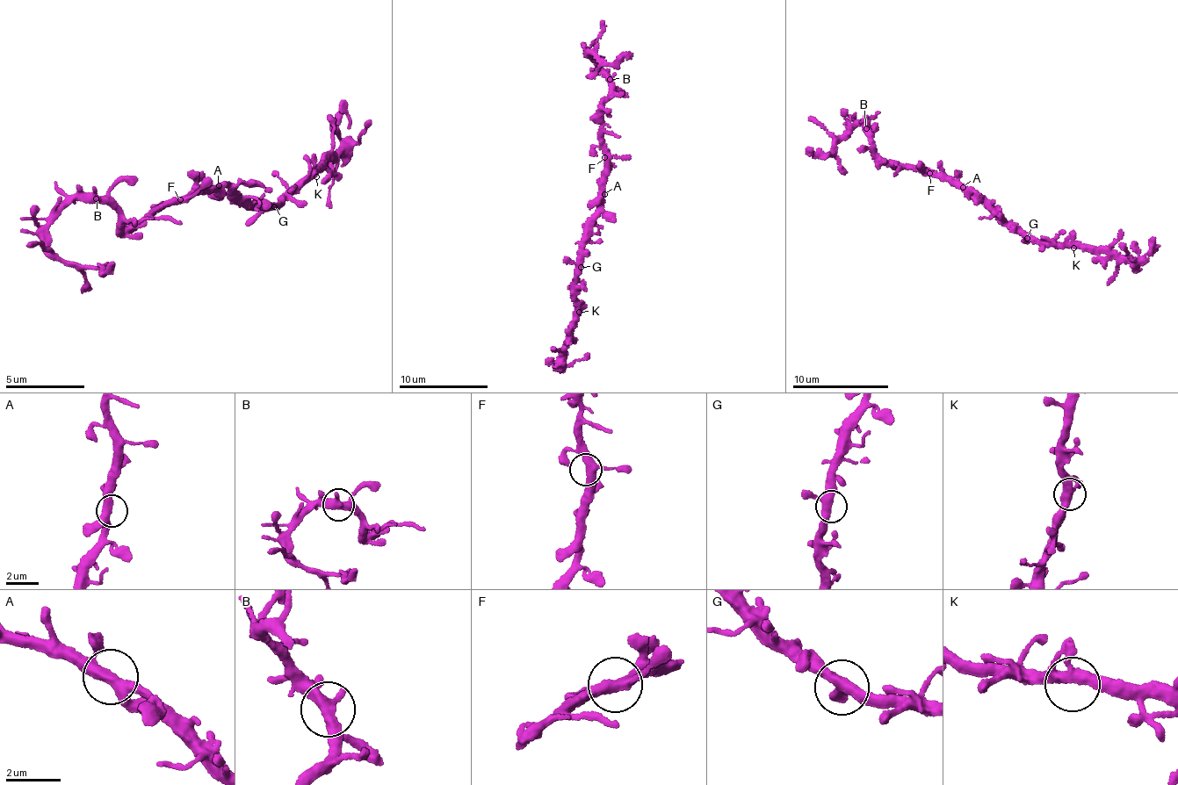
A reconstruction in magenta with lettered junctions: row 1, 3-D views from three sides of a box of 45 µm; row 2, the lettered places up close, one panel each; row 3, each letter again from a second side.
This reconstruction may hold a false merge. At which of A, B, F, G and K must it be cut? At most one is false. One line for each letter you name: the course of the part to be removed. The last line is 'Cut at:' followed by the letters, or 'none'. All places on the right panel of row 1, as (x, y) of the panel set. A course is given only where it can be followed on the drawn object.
Cut at: none

